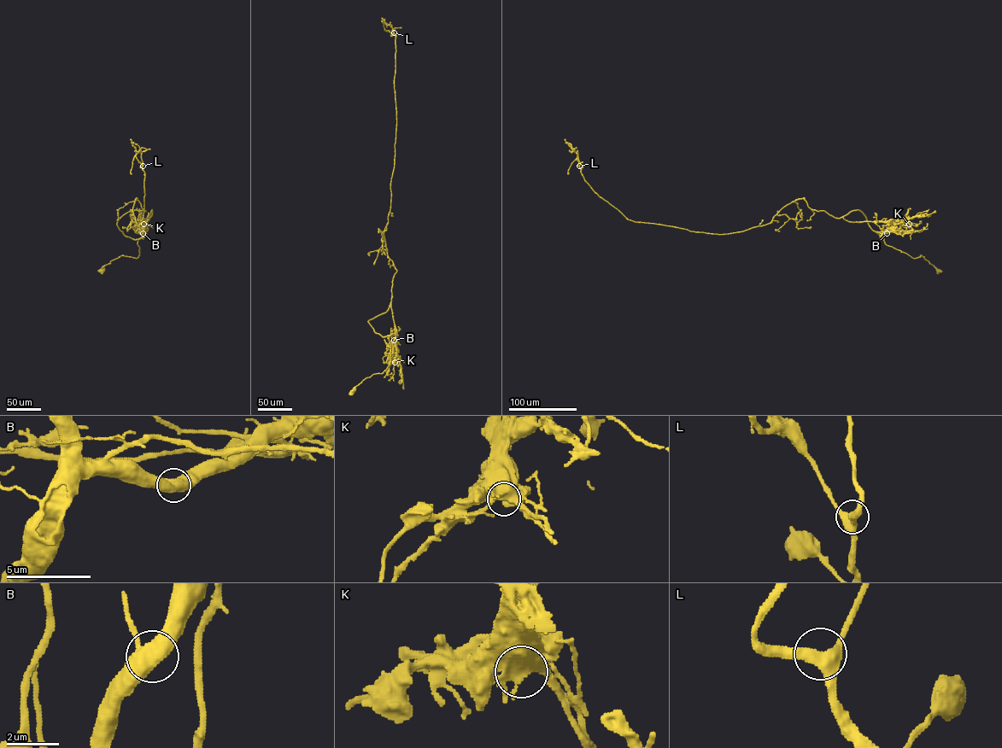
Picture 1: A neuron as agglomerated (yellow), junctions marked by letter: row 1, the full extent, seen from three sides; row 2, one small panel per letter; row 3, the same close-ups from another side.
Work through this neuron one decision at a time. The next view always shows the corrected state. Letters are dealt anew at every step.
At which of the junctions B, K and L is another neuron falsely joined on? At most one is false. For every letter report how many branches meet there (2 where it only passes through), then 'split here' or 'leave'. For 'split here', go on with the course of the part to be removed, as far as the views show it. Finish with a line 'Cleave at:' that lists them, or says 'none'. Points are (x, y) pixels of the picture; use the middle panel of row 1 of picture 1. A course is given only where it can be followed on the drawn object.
B: 3 | leave
K: 3 | leave
L: 3 | leave
Cleave at: none

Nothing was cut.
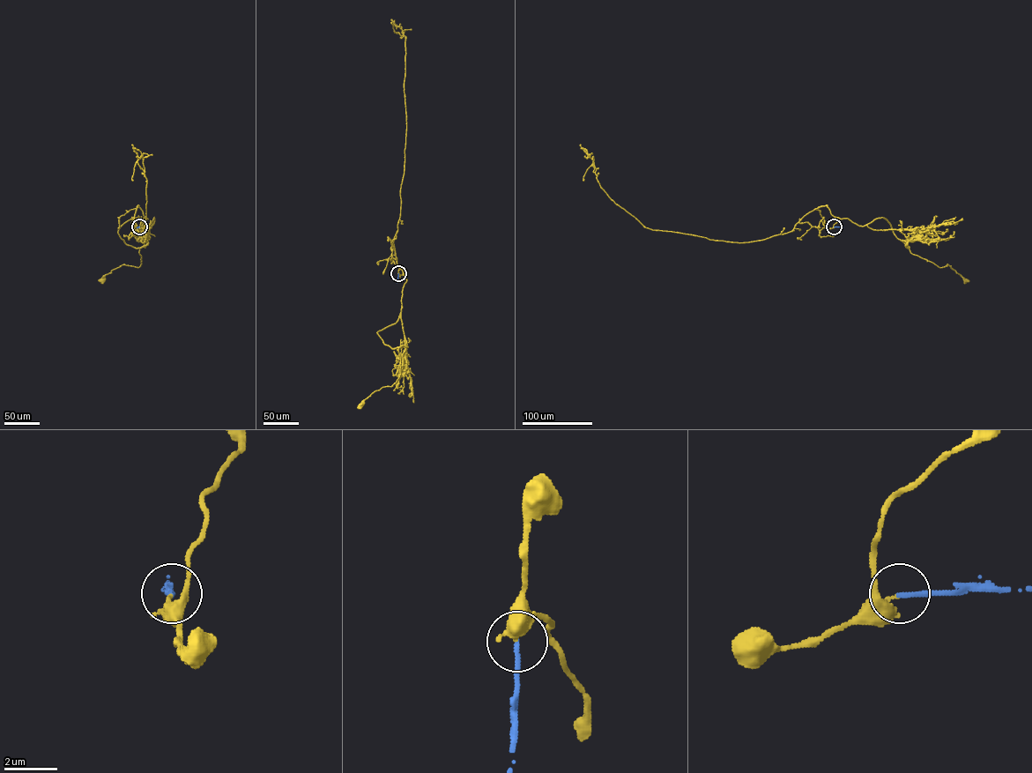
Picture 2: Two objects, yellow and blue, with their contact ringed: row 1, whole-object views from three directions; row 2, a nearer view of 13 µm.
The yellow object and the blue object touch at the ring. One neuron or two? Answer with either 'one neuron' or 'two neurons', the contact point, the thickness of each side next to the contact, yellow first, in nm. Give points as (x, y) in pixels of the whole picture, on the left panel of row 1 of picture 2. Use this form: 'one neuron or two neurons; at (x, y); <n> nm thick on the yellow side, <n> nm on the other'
one neuron; at (139, 226); 240 nm thick on the yellow side, 180 nm on the other

